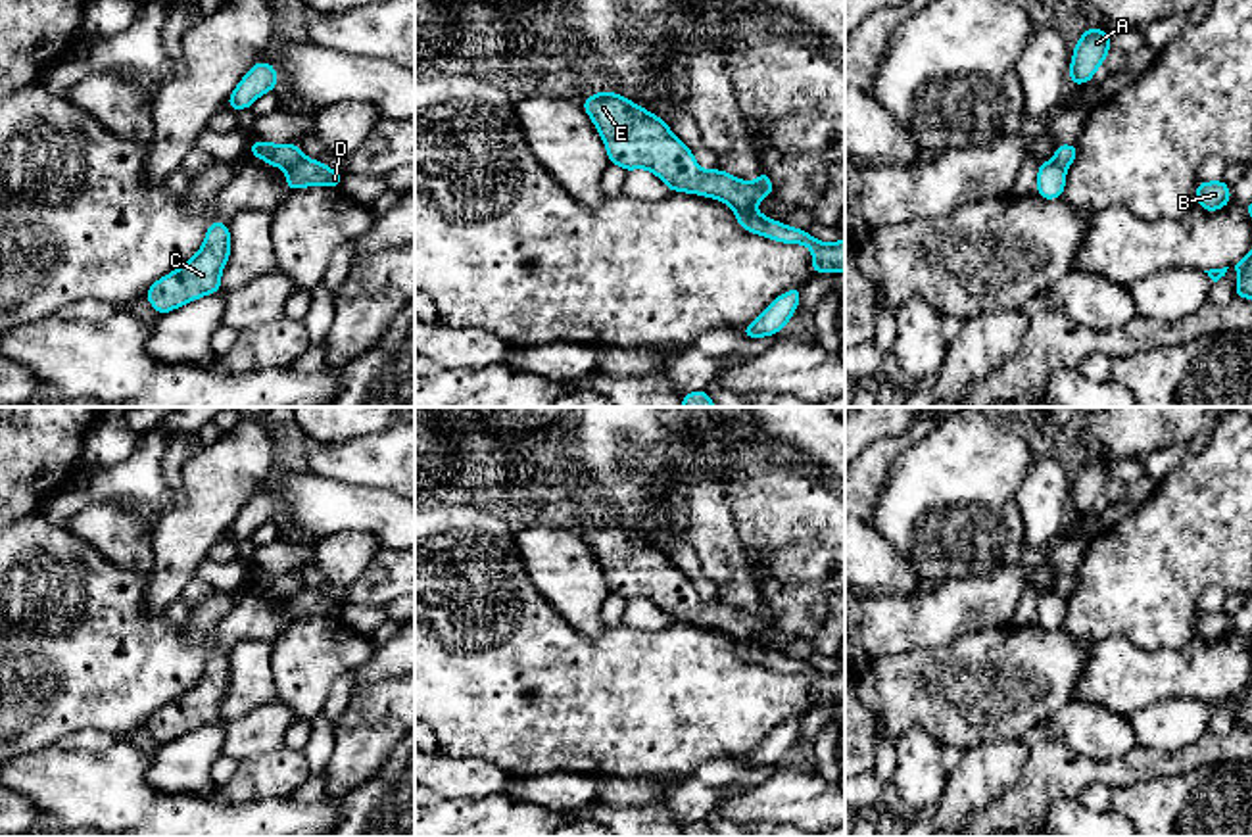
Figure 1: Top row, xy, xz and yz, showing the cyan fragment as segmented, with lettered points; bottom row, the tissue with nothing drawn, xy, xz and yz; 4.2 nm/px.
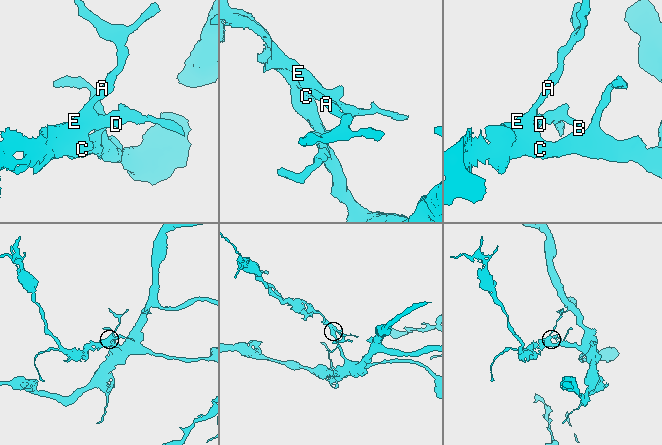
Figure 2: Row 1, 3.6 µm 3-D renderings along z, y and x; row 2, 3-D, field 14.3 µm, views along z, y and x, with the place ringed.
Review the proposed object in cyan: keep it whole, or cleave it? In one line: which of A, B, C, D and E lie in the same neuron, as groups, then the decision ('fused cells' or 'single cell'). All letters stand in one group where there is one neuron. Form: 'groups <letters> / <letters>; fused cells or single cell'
groups A C D E / B; fused cells

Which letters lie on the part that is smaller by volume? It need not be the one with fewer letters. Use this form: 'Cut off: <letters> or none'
Cut off: B

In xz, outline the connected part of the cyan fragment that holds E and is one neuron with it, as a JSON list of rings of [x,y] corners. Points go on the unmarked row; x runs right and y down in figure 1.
[[[601,520],[586,528],[582,536],[605,572],[609,591],[624,601],[649,599],[672,622],[714,628],[737,641],[751,641],[774,624],[764,599],[755,612],[739,610],[722,599],[701,599],[693,582],[662,549],[626,526]]]

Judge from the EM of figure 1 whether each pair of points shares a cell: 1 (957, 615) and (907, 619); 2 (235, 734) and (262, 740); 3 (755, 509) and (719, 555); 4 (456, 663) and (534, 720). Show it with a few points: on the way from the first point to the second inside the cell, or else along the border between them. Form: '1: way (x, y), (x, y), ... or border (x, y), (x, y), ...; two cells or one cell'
1: way (945, 615), (918, 619); one cell
2: way (240, 736), (256, 738); one cell
3: border (724, 488), (734, 526), (753, 574); two cells
4: way (475, 663), (515, 701); one cell

